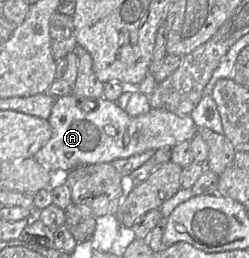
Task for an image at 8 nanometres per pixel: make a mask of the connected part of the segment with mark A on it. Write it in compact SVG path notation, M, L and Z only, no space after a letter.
M72 94L56 98L47 120L52 127L52 136L33 157L55 173L67 173L81 165L111 163L163 146L173 147L183 141L190 141L198 132L190 115L176 115L151 108L147 113L130 116L115 102L104 97L96 98L89 106L83 106Z

